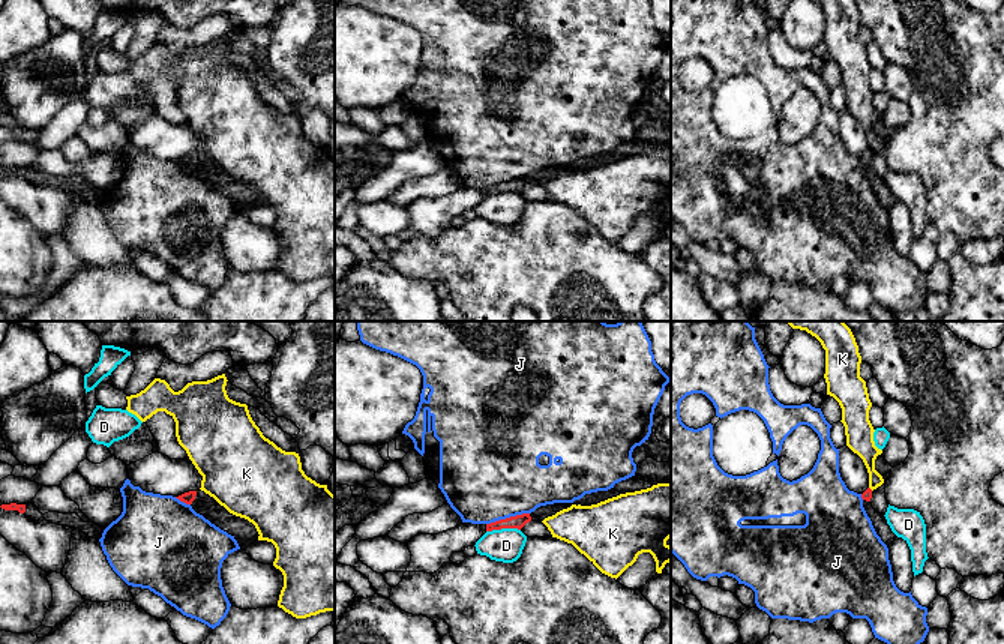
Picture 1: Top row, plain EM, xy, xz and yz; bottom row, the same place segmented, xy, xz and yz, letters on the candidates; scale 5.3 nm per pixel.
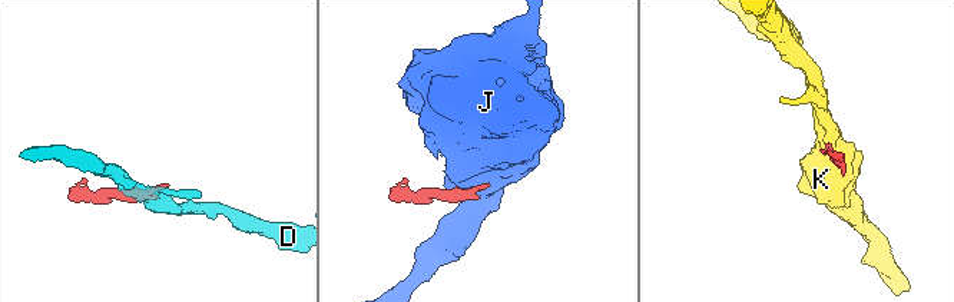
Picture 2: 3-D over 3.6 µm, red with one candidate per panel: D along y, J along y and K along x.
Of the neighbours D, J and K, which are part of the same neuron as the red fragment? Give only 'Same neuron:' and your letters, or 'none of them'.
Same neuron: none of them

